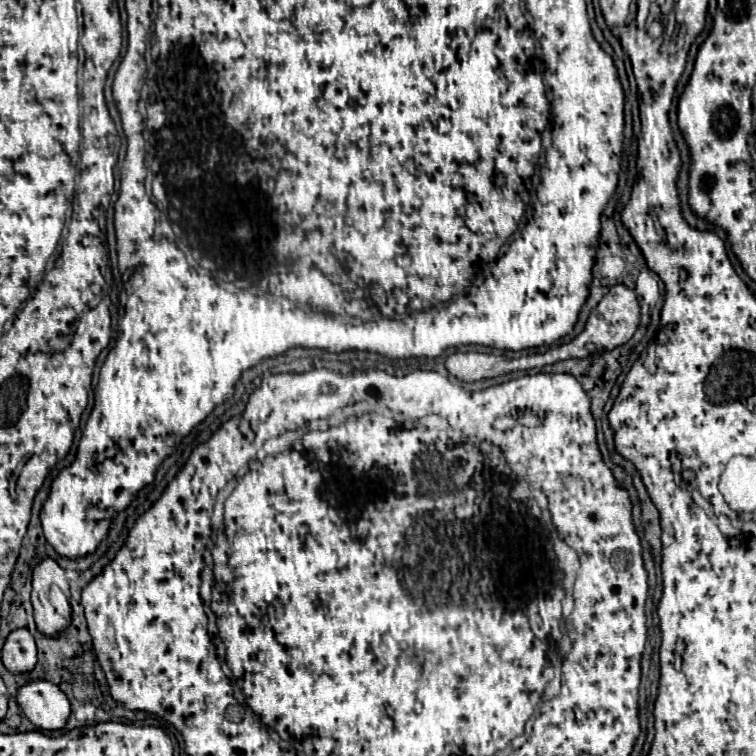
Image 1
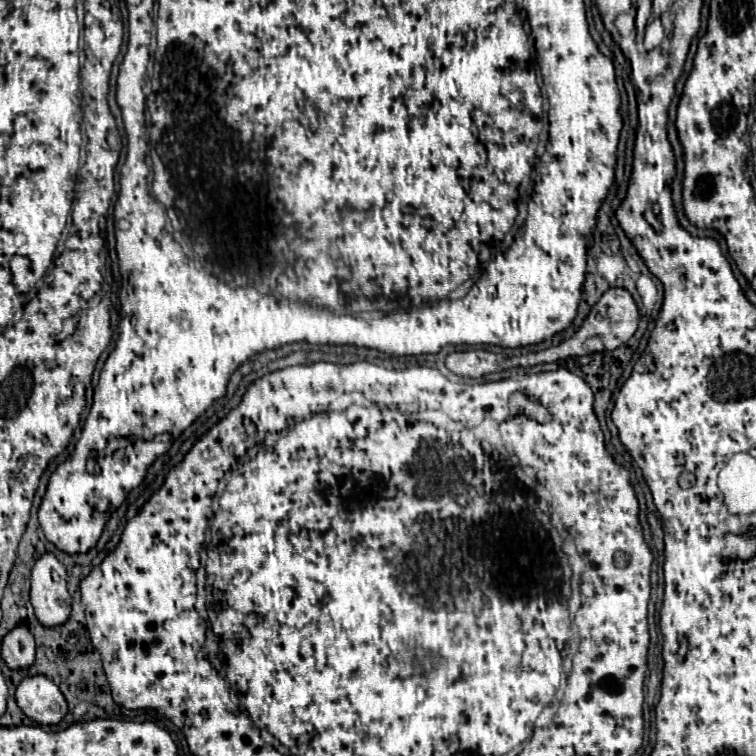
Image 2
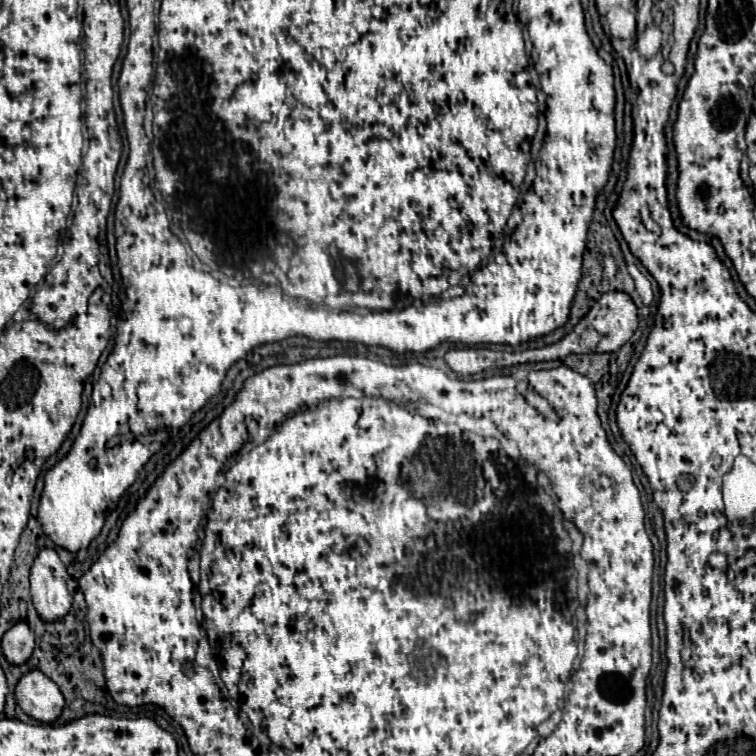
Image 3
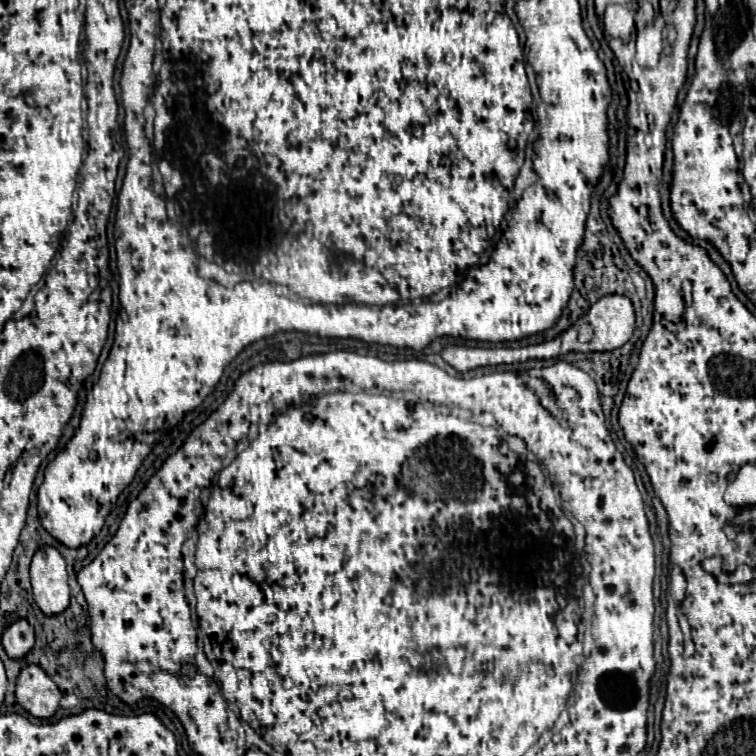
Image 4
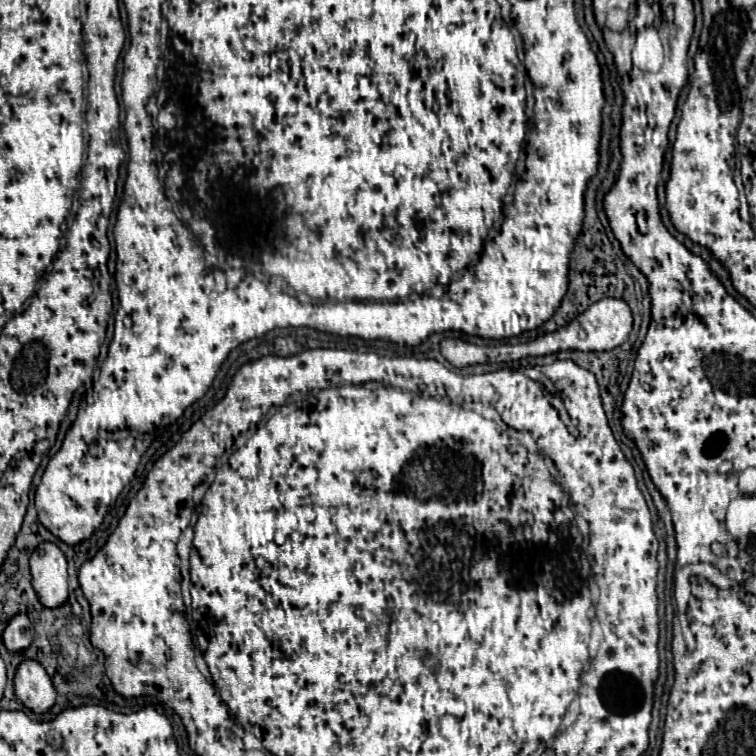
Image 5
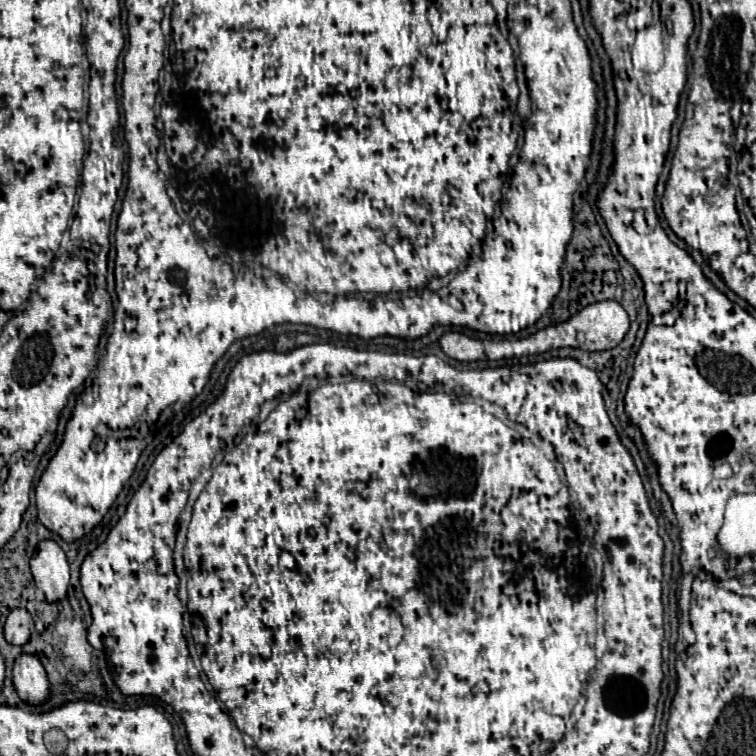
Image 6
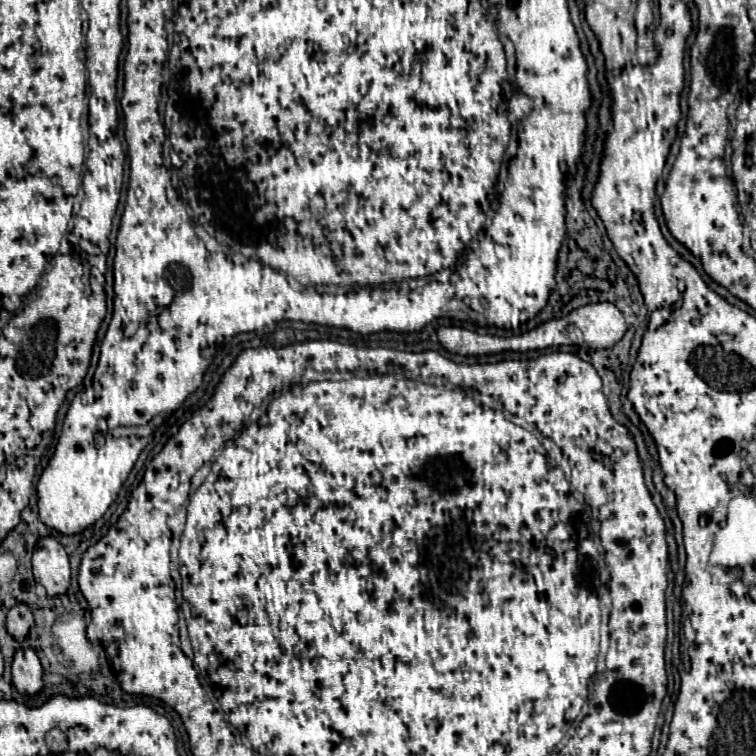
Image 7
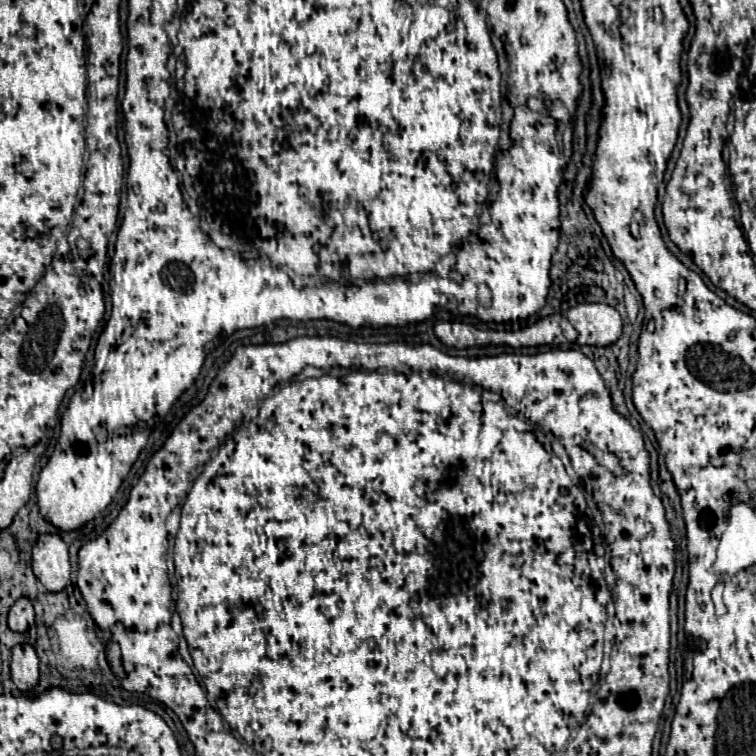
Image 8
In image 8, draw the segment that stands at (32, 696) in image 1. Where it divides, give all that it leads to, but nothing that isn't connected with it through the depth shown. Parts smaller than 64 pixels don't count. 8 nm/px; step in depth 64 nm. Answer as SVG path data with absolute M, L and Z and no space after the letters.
M24 644L24 646L12 648L10 674L12 674L12 682L18 686L18 690L26 692L38 684L38 678L40 678L38 666L40 666L40 662L38 662L38 656L32 646Z

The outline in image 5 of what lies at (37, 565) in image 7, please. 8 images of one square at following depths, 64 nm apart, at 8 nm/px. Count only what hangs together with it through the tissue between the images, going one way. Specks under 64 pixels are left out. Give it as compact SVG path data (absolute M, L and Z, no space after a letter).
M44 542L34 550L30 558L30 572L38 600L46 608L58 608L68 600L66 556L56 544Z

